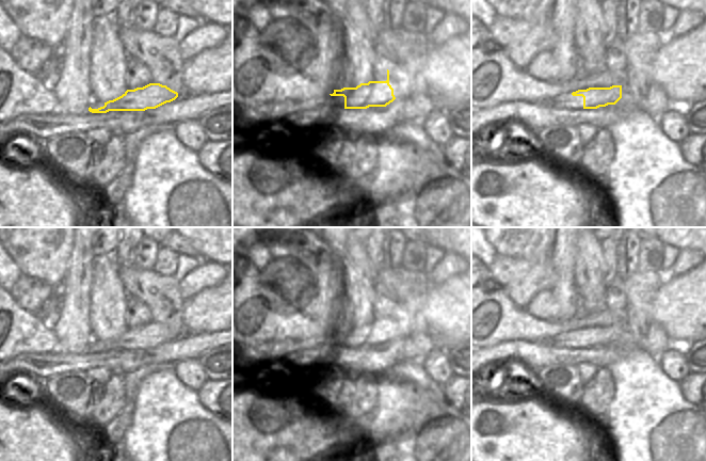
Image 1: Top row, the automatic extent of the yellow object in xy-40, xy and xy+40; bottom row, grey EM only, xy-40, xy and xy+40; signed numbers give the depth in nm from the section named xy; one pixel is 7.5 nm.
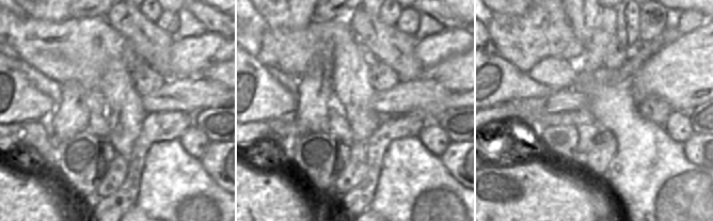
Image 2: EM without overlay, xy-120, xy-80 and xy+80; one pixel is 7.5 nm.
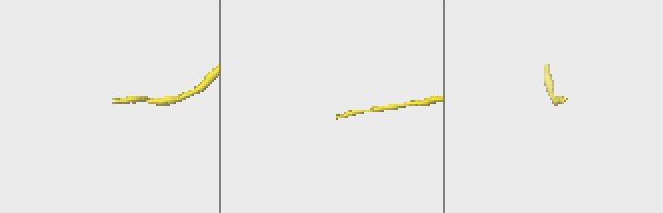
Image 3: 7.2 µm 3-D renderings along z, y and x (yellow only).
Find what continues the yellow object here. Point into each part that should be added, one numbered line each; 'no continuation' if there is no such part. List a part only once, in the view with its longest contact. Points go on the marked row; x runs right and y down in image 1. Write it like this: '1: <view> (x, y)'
1: xy (331, 101)

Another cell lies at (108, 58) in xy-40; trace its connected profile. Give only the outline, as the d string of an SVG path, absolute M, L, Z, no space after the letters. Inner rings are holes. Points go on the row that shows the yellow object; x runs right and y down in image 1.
M116 14L98 15L93 20L91 48L91 91L96 102L113 100L127 91L127 54L118 37Z

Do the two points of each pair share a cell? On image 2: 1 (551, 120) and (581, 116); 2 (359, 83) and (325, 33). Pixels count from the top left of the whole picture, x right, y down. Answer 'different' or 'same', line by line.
1: same
2: same

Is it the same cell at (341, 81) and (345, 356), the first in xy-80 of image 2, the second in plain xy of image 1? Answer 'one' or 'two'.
two

